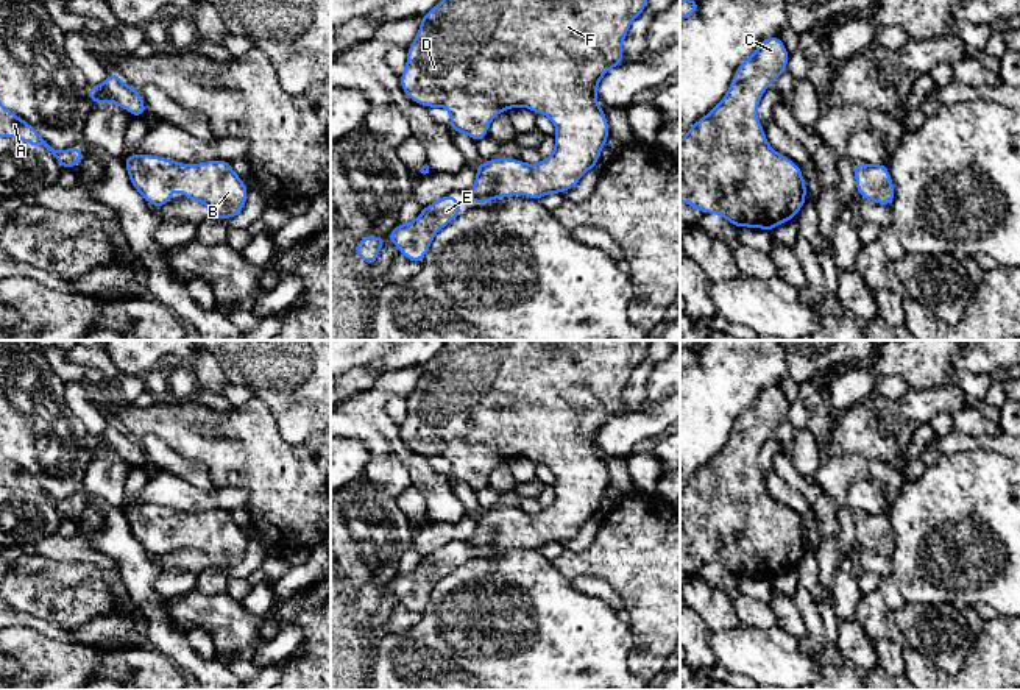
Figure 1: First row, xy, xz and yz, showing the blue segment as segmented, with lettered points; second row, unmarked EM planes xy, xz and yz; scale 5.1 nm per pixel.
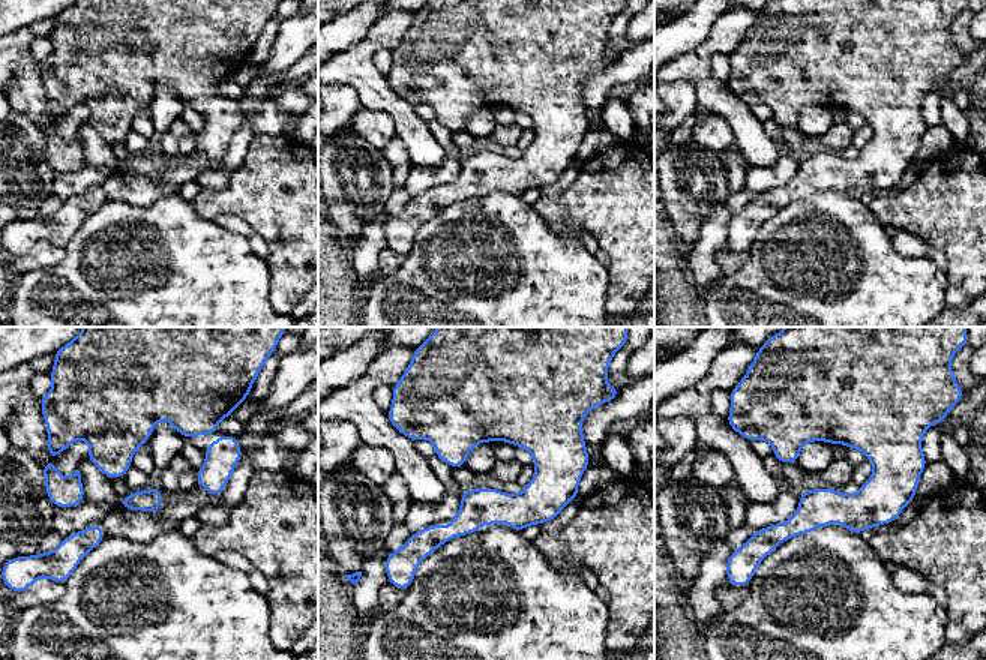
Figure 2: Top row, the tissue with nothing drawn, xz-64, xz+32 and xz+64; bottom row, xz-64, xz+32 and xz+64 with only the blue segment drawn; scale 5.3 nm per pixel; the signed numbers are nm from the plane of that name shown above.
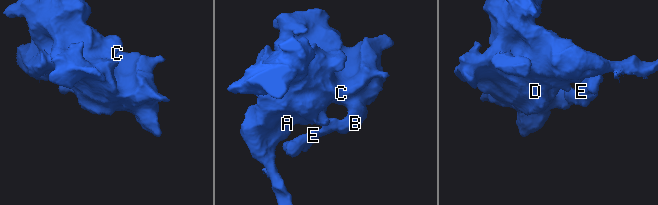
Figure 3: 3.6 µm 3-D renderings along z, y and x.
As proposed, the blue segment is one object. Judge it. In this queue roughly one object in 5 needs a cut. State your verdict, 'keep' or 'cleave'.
keep

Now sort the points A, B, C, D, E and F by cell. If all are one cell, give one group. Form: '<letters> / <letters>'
A B C D E F

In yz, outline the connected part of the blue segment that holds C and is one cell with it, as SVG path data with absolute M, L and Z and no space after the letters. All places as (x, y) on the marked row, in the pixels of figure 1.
M764 37L753 55L738 66L724 98L686 131L680 140L680 203L686 201L703 214L721 214L738 229L749 226L770 233L783 222L795 219L806 201L805 178L792 159L777 153L769 145L763 125L756 117L763 94L778 76L786 73L788 59L789 53L781 37Z

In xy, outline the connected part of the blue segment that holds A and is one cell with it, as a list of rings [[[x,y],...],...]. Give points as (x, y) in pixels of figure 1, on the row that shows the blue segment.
[[[0,101],[0,137],[14,137],[31,145],[44,145],[56,158],[61,169],[75,169],[84,156],[83,147],[72,147],[66,150],[51,148],[33,125],[22,120],[17,114],[11,112]]]

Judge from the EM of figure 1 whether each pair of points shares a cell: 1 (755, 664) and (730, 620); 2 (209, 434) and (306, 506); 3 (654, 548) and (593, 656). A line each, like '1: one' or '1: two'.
1: two
2: one
3: two

